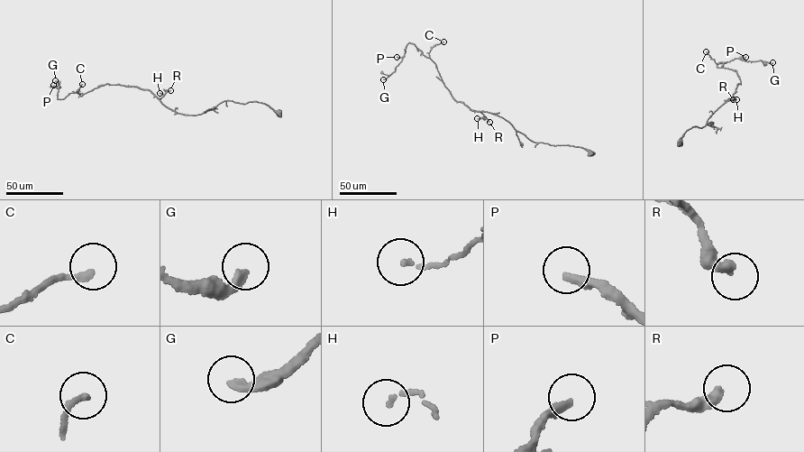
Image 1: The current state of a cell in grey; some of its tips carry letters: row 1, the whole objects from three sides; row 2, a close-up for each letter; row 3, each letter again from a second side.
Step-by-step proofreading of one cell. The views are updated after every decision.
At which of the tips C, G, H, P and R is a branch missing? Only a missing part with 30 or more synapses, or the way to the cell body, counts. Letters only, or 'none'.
G, P

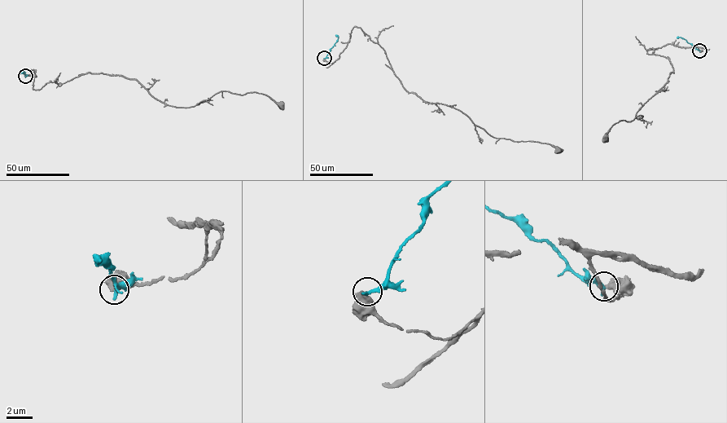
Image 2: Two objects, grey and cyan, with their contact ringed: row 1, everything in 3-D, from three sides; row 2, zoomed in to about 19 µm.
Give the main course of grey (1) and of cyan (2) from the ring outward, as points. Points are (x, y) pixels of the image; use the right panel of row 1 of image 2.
1: (699, 50), (668, 43), (647, 50), (668, 58), (673, 72), (637, 112), (641, 118), (620, 121), (606, 138)
2: (699, 50), (677, 37)

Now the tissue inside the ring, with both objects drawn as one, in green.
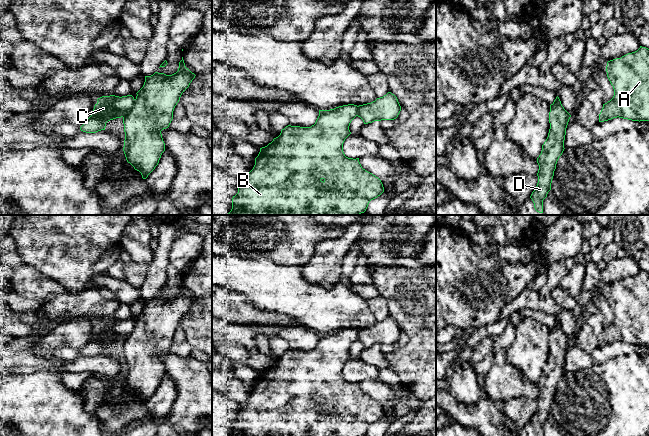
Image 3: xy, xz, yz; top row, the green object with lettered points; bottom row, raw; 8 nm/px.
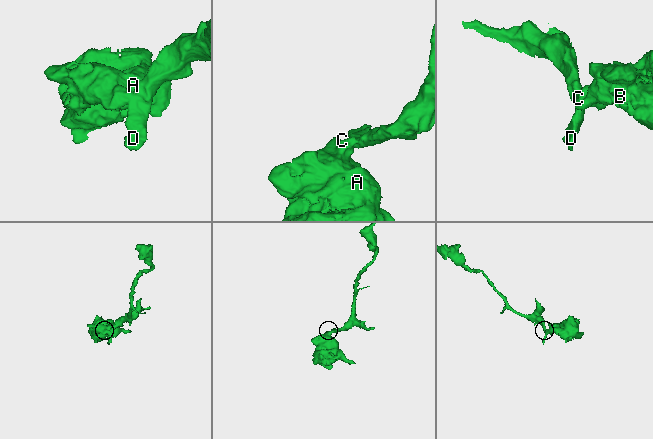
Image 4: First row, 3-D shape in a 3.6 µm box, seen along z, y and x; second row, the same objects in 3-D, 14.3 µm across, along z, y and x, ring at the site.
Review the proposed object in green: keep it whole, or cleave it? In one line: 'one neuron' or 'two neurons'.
two neurons

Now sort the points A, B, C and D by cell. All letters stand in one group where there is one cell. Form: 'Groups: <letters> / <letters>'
Groups: A B C / D

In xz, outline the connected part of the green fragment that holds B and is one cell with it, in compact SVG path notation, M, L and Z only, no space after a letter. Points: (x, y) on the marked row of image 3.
M354 104L343 105L330 110L319 110L319 116L311 127L288 125L282 129L278 137L274 138L267 146L260 148L253 169L244 180L239 180L238 193L232 198L232 209L228 215L360 215L364 213L369 202L384 192L384 187L378 177L362 168L359 158L348 158L343 152L343 143L351 134L349 126L357 116L357 111L358 106Z

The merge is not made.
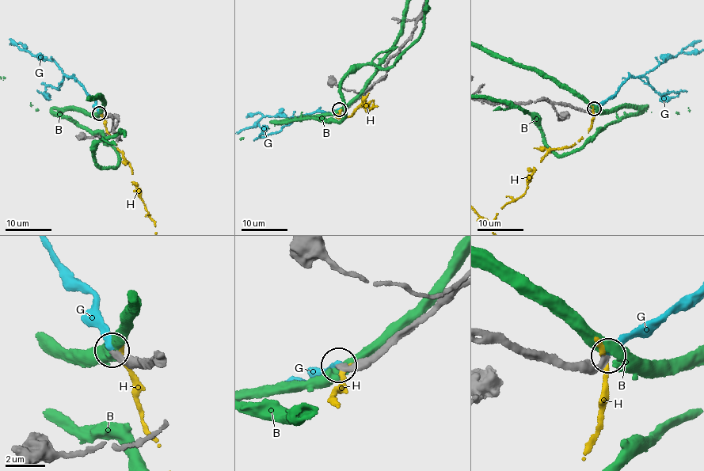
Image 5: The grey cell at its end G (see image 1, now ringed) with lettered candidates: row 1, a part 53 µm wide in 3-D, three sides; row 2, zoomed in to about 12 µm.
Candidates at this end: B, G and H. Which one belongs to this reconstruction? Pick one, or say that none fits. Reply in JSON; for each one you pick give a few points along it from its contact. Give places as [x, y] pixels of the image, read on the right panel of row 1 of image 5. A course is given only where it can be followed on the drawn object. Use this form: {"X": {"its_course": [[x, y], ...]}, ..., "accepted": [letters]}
{"accepted": ["G"]}

